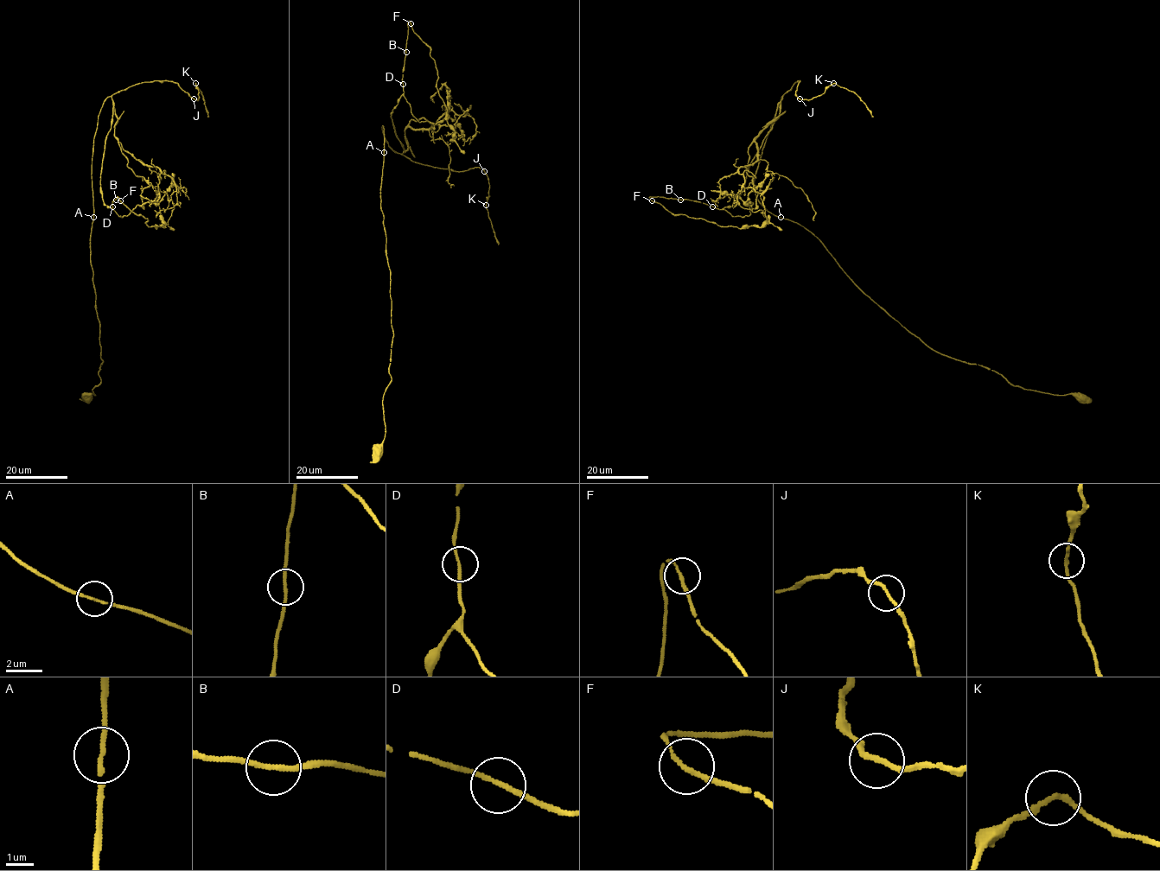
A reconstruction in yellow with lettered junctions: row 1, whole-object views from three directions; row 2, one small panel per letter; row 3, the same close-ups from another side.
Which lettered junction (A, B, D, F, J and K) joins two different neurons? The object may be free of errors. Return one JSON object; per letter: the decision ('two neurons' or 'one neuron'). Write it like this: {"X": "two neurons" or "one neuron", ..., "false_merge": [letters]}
{"A": "one neuron", "B": "one neuron", "D": "one neuron", "F": "one neuron", "J": "one neuron", "K": "one neuron", "false_merge": []}

